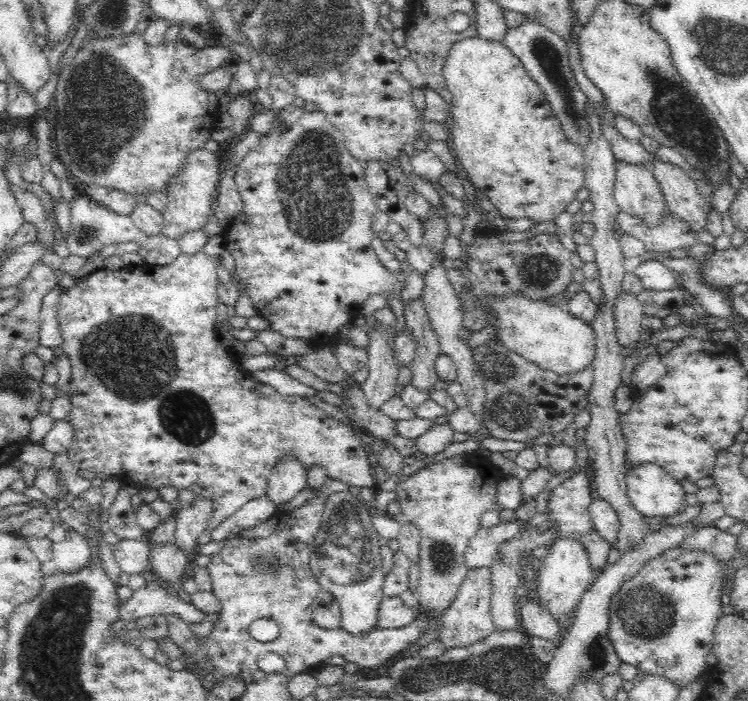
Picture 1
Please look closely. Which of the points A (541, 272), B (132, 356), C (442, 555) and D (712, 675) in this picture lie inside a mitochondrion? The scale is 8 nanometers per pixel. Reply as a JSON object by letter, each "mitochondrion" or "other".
{"A":"mitochondrion","B":"mitochondrion","C":"mitochondrion","D":"other"}

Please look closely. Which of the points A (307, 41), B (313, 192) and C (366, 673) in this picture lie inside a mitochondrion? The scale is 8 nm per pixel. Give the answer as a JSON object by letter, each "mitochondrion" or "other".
{"A":"mitochondrion","B":"mitochondrion","C":"other"}

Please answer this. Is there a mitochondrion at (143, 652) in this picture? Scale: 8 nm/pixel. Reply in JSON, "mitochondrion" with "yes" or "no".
{"mitochondrion":"no"}

